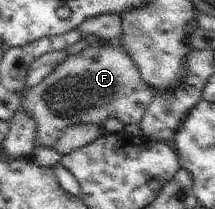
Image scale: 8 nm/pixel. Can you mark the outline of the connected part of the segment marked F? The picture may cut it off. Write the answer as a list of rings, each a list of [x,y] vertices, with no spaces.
[[[116,42],[101,47],[86,47],[77,54],[68,56],[62,64],[59,64],[46,78],[43,78],[42,82],[24,90],[19,108],[34,119],[36,152],[36,149],[56,150],[56,143],[60,140],[65,128],[76,123],[100,125],[112,116],[116,117],[124,126],[138,125],[153,101],[153,96],[154,89],[145,86],[138,67],[133,63],[130,55],[127,55],[126,51]]]

